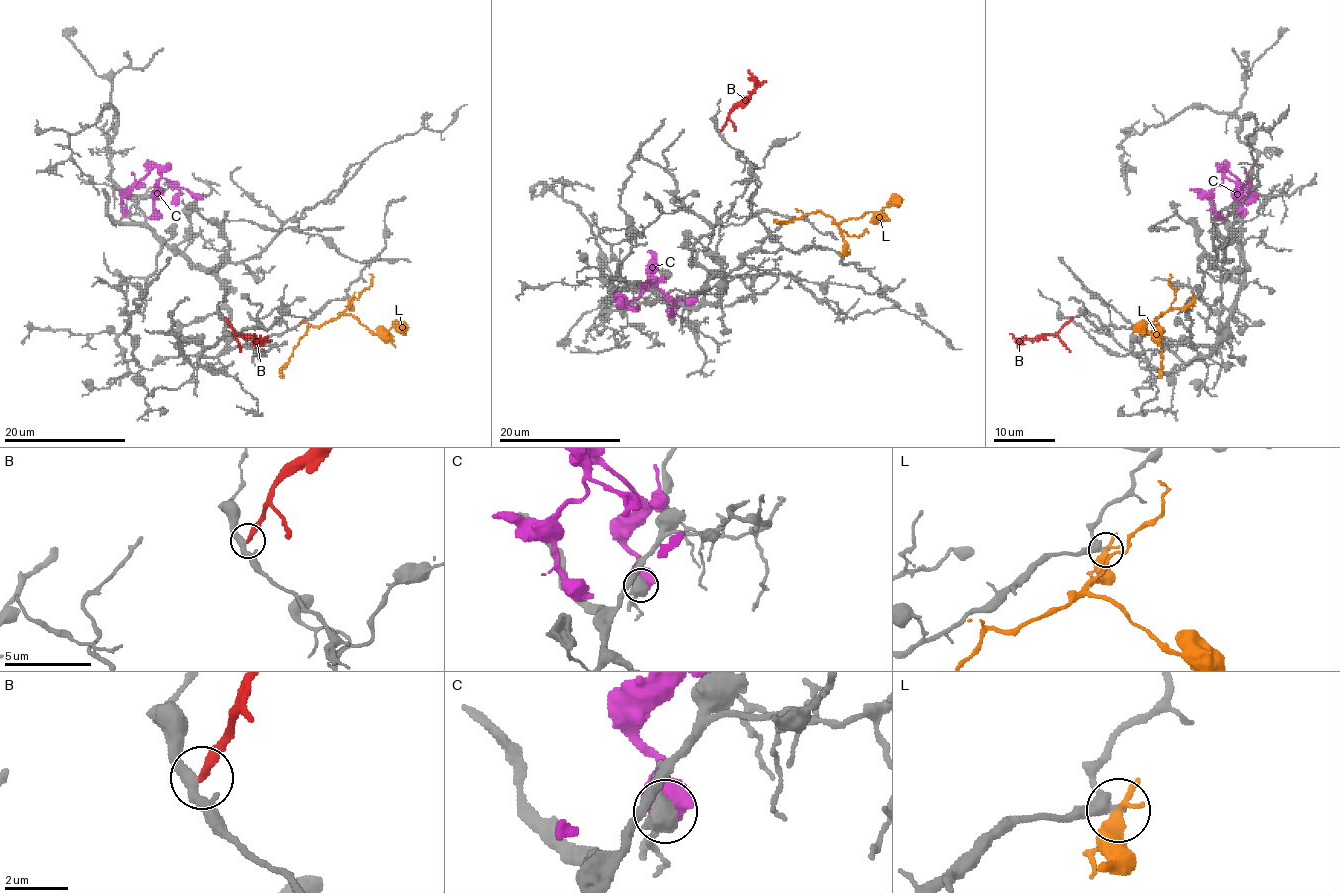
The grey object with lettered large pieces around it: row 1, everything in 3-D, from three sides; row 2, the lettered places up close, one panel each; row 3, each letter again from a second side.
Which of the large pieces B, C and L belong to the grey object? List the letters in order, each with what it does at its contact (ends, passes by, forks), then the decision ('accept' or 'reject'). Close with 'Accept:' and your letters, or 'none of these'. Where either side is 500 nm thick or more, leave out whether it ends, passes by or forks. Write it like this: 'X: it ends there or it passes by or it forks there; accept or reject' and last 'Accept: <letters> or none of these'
B: it ends there; reject
C: accept
L: it passes by; reject
Accept: C

